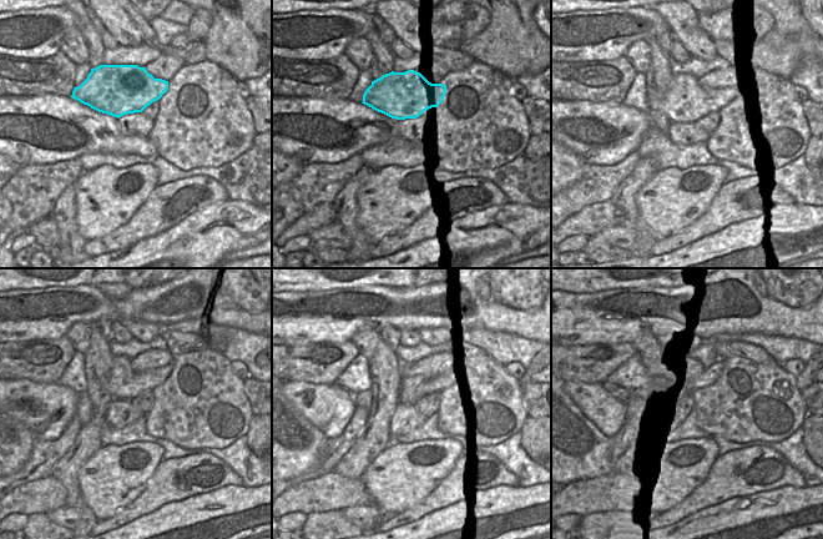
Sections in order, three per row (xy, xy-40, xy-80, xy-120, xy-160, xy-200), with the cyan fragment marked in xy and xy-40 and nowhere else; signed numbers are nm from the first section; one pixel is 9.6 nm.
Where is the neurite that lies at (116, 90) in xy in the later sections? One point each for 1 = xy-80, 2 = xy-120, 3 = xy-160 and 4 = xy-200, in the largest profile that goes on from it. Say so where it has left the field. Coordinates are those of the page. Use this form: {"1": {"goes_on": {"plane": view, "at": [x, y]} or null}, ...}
{"1": {"goes_on": {"plane": "xy-80", "at": [686, 101]}}, "2": {"goes_on": {"plane": "xy-120", "at": [124, 383]}}, "3": {"goes_on": {"plane": "xy-160", "at": [412, 389]}}, "4": {"goes_on": {"plane": "xy-200", "at": [713, 372]}}}

